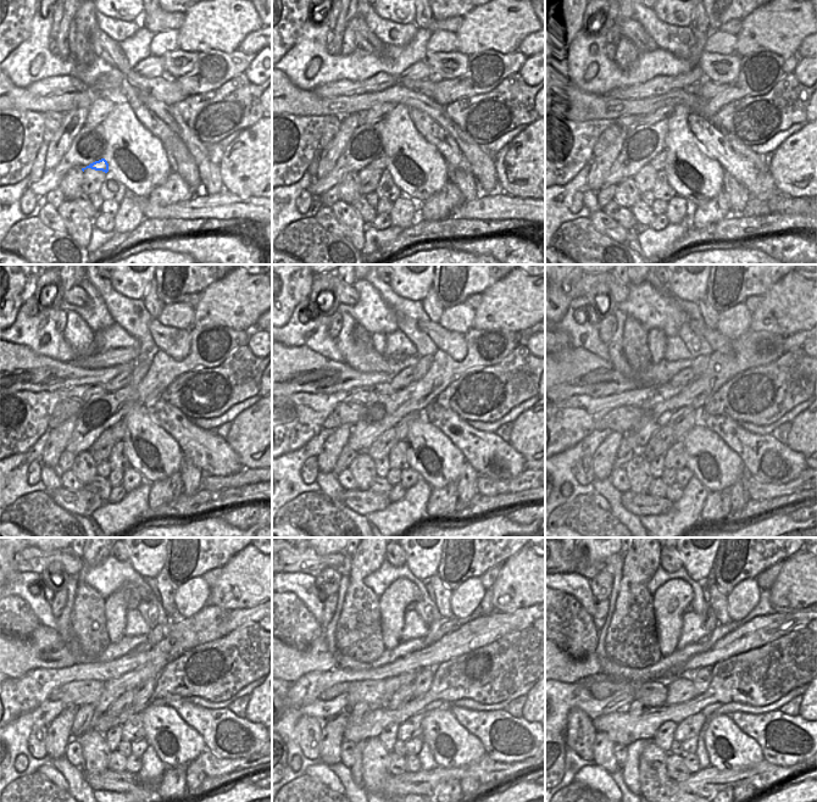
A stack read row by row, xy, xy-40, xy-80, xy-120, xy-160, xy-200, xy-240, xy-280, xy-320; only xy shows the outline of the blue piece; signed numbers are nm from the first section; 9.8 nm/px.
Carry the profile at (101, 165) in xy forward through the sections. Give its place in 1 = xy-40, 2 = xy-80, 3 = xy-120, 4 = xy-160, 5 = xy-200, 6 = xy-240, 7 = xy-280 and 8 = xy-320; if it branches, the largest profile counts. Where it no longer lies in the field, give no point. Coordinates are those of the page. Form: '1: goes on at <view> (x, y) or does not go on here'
1: goes on at xy-40 (379, 163)
2: goes on at xy-80 (659, 161)
3: goes on at xy-120 (118, 429)
4: goes on at xy-160 (403, 428)
5: goes on at xy-200 (684, 423)
6: goes on at xy-240 (143, 694)
7: goes on at xy-280 (422, 684)
8: goes on at xy-320 (701, 678)

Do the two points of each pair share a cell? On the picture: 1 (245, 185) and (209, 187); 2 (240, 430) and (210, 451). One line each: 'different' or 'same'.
1: different
2: different

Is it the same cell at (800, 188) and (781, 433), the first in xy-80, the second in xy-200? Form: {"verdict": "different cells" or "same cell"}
{"verdict": "different cells"}

